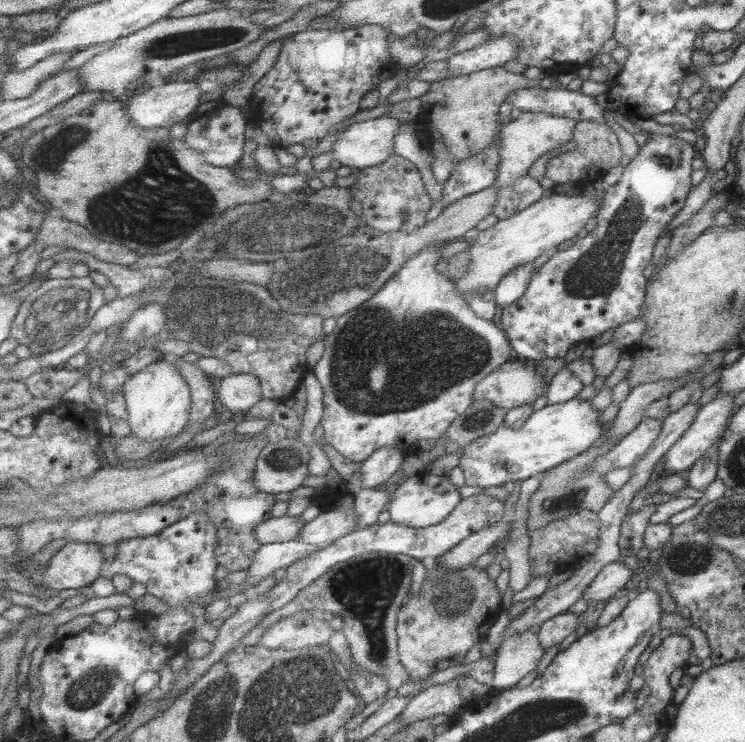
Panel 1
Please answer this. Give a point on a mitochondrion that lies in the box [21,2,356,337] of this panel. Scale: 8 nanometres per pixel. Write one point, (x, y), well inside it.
(163, 198)

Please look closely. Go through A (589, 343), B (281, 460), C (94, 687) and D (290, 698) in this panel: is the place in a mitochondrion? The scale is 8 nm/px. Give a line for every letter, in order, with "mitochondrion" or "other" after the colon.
A: other
B: mitochondrion
C: mitochondrion
D: mitochondrion

